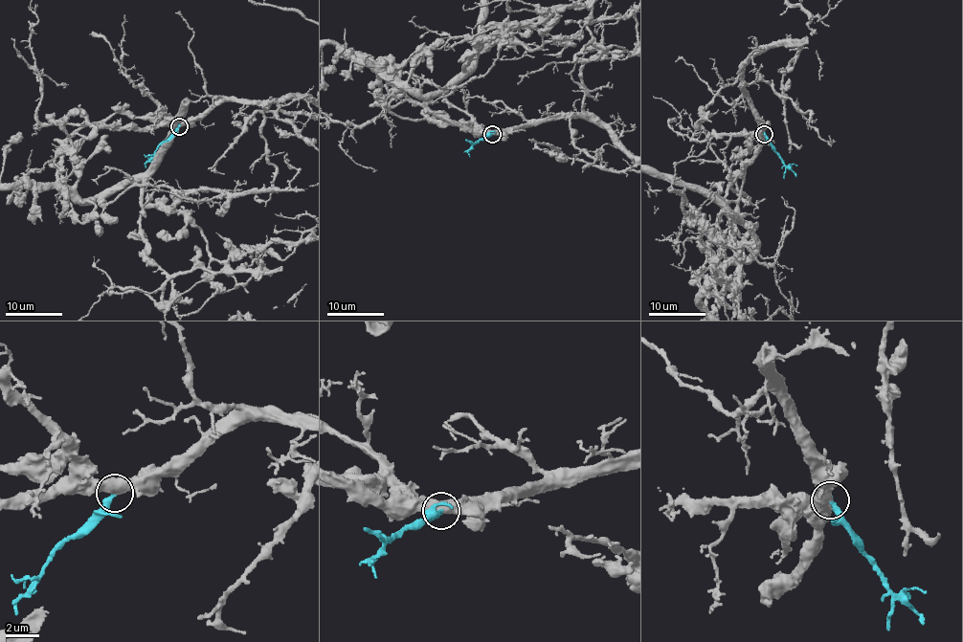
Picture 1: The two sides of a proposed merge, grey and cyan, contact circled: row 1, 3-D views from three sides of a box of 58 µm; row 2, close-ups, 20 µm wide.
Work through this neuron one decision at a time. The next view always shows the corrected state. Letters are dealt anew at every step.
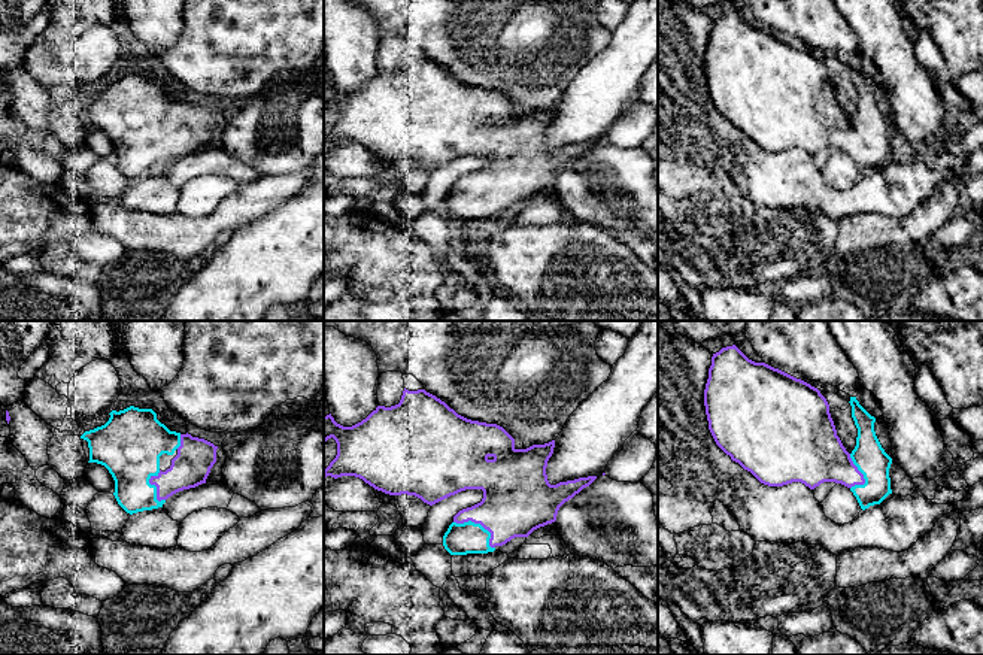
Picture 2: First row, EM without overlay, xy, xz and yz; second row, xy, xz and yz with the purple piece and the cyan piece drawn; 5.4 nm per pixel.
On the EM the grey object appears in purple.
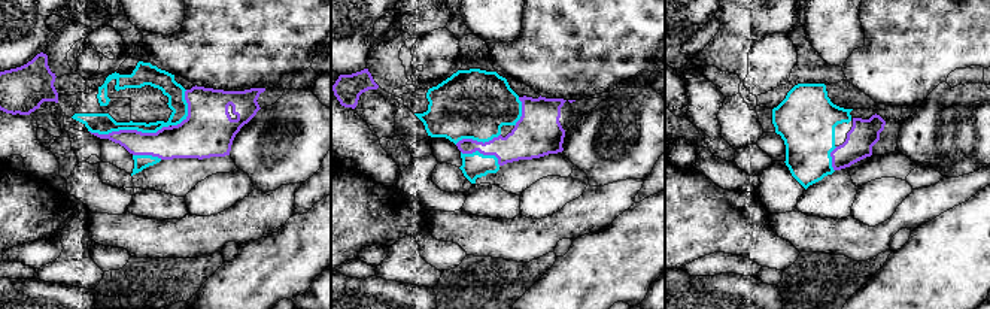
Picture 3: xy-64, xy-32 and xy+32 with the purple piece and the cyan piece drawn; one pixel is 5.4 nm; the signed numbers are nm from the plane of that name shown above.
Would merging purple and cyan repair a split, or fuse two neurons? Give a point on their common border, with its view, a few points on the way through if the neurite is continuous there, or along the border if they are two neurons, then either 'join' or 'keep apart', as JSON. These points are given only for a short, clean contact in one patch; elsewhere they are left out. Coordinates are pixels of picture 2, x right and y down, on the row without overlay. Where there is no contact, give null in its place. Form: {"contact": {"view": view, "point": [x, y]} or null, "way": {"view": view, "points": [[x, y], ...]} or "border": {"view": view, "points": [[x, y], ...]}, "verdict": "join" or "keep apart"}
{"contact": {"view": "xz", "point": [481, 190]}, "verdict": "join"}

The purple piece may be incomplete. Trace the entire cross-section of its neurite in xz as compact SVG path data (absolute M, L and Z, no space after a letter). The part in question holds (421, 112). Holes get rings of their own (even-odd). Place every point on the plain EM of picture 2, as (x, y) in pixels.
M404 54L398 70L377 72L365 85L343 93L324 81L324 107L334 104L337 121L324 145L355 142L389 161L415 161L433 172L465 155L482 155L480 169L459 176L443 201L450 221L488 219L515 203L556 187L559 173L589 152L597 142L550 151L546 140L555 106L516 115L515 104L500 91L467 85L425 55Z

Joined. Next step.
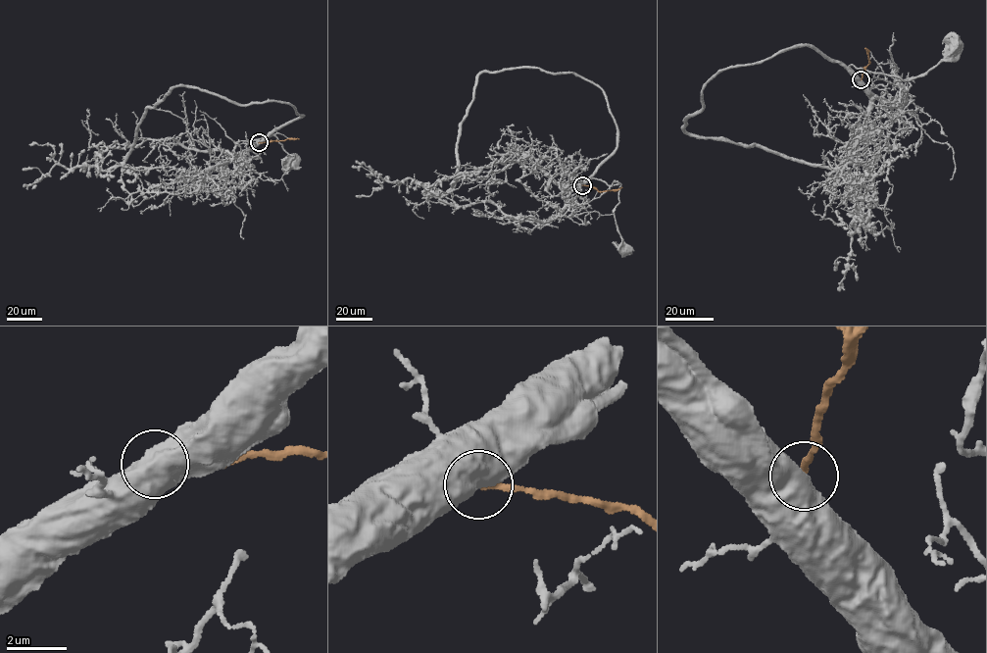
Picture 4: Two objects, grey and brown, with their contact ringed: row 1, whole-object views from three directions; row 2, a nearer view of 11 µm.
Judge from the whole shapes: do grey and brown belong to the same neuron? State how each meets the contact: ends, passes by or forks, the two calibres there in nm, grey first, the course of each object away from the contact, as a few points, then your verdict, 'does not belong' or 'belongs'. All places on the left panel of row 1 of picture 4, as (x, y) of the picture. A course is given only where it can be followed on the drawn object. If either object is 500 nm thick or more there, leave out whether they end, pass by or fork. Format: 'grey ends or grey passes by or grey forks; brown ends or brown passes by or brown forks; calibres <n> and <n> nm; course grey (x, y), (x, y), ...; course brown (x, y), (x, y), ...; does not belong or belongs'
calibres 850 and 200 nm; course grey (259, 142), (274, 135), (283, 149), (294, 156), (287, 170), (282, 170), (289, 169), (291, 164); course brown (259, 142), (299, 138); does not belong

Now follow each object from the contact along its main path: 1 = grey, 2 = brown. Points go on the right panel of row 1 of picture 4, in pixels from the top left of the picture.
1: (862, 79), (851, 64), (903, 79), (915, 78), (925, 75), (956, 46)
2: (862, 79), (870, 62), (867, 50), (864, 48)

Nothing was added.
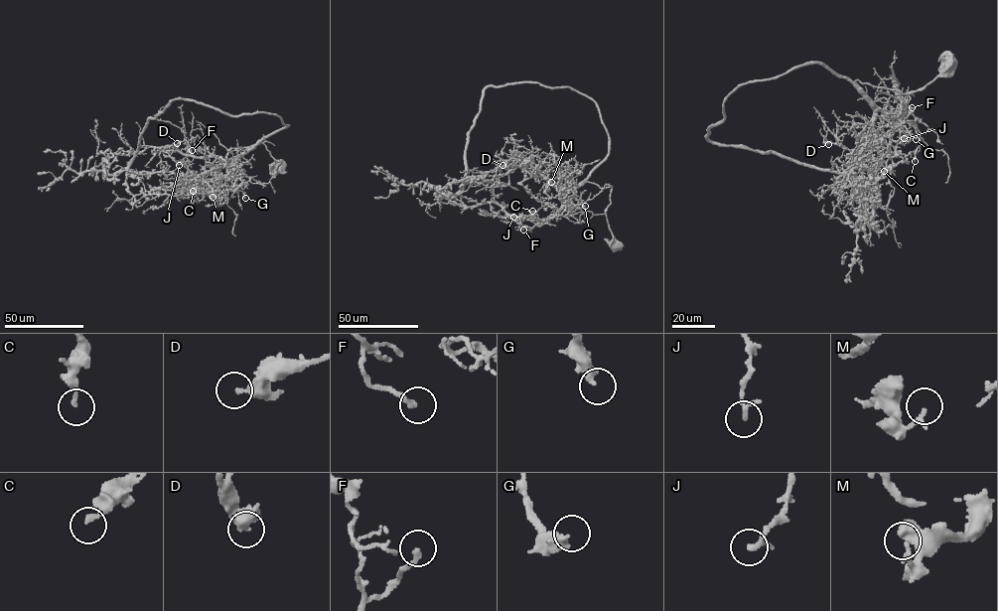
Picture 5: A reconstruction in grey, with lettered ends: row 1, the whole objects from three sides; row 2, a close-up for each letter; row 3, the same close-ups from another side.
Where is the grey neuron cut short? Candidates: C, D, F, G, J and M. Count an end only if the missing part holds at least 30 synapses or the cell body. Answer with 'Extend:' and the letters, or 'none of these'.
Extend: none of these

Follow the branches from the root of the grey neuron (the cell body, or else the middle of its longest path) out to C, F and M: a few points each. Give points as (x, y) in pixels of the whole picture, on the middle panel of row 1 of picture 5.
C: (614, 246), (605, 211), (611, 187), (586, 181), (567, 195), (560, 215), (543, 221), (532, 211)
F: (614, 246), (605, 211), (612, 187), (588, 182), (566, 196), (550, 217), (521, 218), (523, 229)
M: (614, 246), (605, 211), (612, 187), (586, 181), (563, 191), (548, 179), (546, 188), (551, 182)

